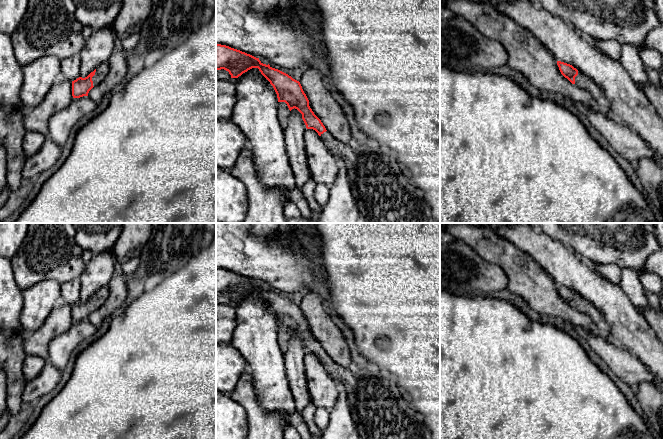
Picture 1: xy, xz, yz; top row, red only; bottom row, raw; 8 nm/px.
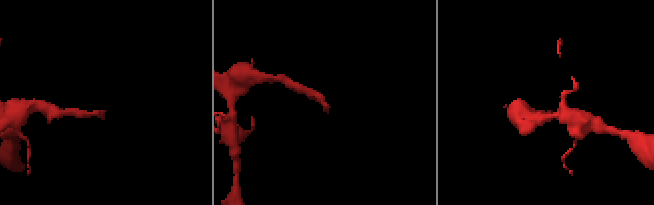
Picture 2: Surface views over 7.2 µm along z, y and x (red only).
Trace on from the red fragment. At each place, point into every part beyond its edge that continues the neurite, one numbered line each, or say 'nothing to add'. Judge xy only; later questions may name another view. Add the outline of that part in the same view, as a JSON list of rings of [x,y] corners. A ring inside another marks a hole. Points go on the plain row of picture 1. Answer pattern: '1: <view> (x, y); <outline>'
1: xy (102, 294); [[[107,286],[100,288],[96,292],[95,299],[92,301],[93,310],[96,310],[99,307],[101,307],[105,303],[108,296],[109,296],[109,289],[107,288]]]

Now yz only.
1: yz (581, 304); [[[578,295],[578,299],[575,301],[575,309],[587,314],[600,328],[605,328],[605,320],[599,310],[588,300]]]

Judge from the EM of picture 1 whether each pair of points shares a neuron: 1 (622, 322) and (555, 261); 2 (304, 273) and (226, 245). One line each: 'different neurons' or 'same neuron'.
1: same neuron
2: same neuron

